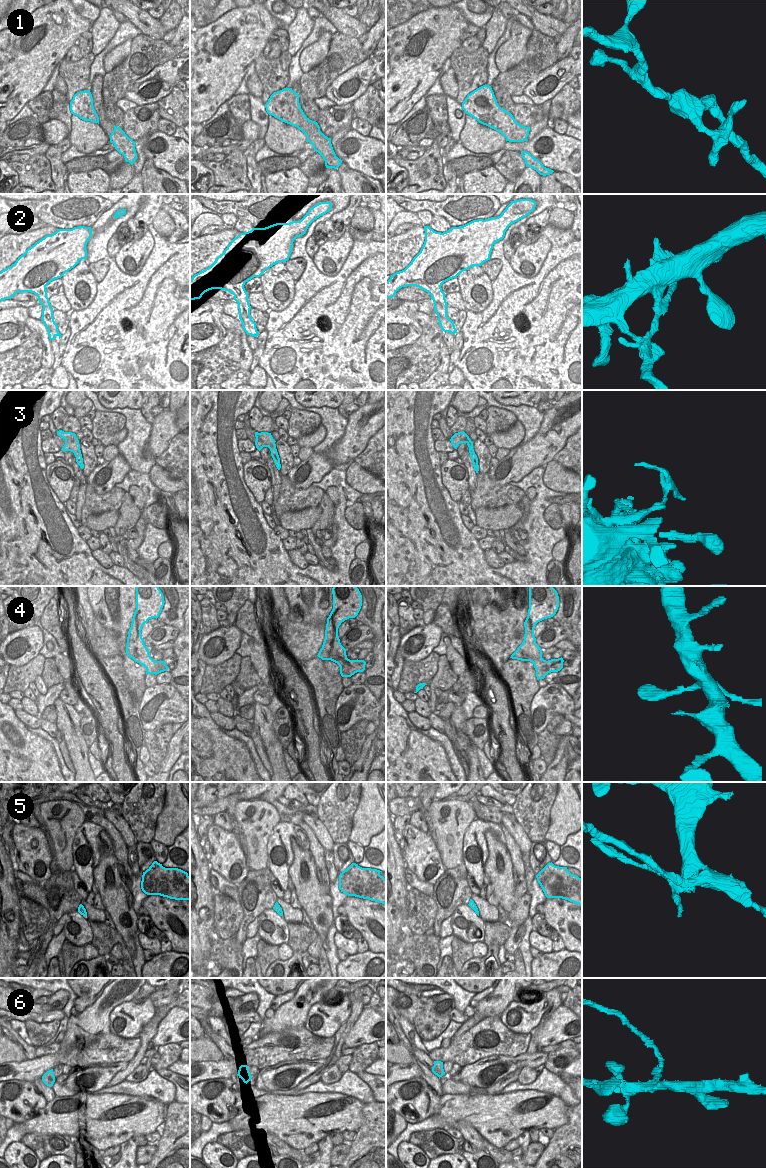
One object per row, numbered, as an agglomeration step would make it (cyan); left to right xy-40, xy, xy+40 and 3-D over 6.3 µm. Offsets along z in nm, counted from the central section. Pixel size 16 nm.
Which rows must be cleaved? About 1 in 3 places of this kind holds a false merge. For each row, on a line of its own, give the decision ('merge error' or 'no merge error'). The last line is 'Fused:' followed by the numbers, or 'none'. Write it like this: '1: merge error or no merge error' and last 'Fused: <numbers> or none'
1: merge error
2: merge error
3: no merge error
4: no merge error
5: merge error
6: merge error
Fused: 1, 2, 5, 6

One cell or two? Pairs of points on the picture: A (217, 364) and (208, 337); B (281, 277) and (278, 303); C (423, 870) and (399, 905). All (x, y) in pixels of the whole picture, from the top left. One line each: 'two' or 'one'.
A: two
B: one
C: two

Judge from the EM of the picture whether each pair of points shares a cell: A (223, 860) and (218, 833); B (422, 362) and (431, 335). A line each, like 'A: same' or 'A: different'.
A: same
B: same

